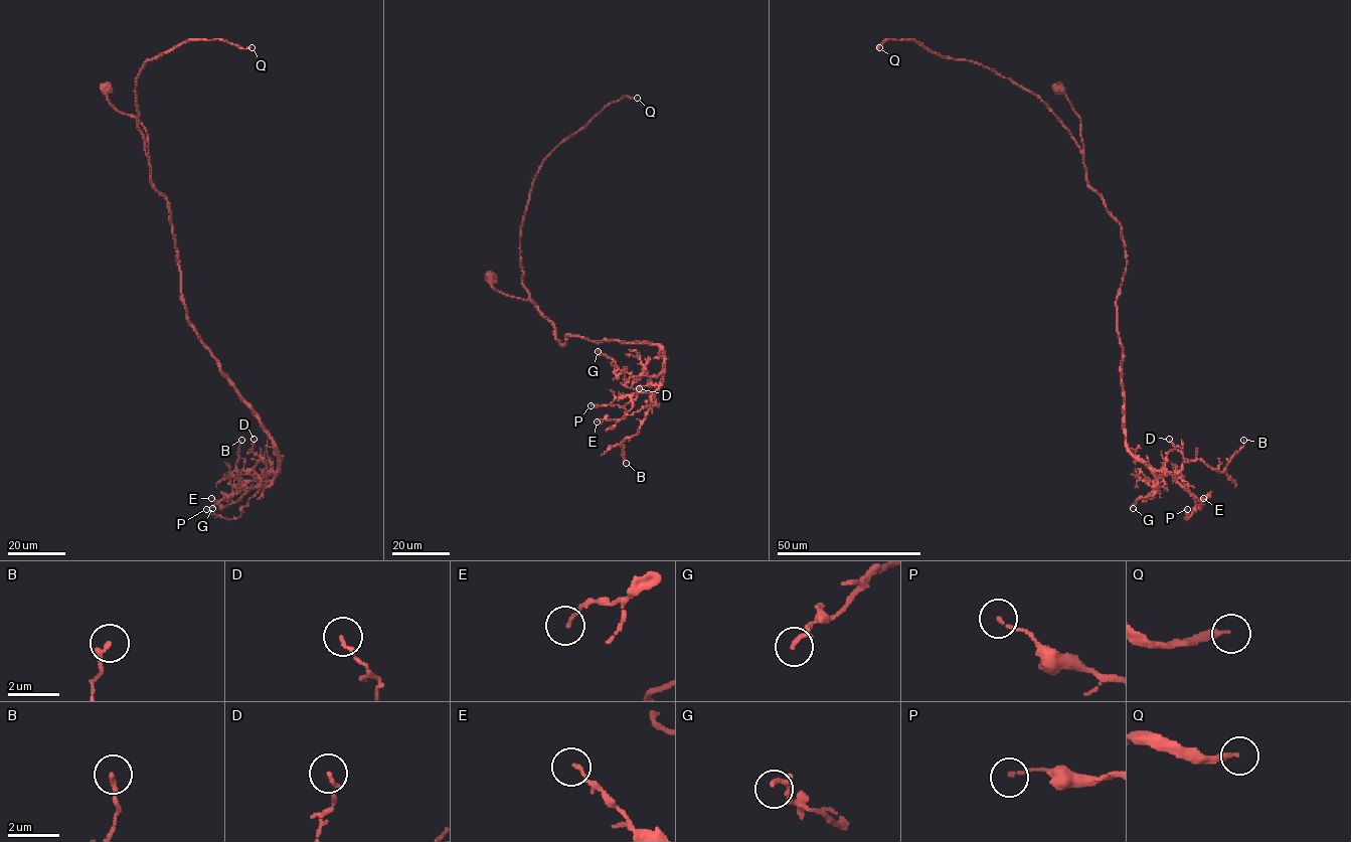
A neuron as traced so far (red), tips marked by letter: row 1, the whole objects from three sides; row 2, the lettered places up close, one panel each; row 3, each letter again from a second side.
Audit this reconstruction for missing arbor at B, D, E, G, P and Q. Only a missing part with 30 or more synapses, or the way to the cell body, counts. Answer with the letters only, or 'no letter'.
Q

